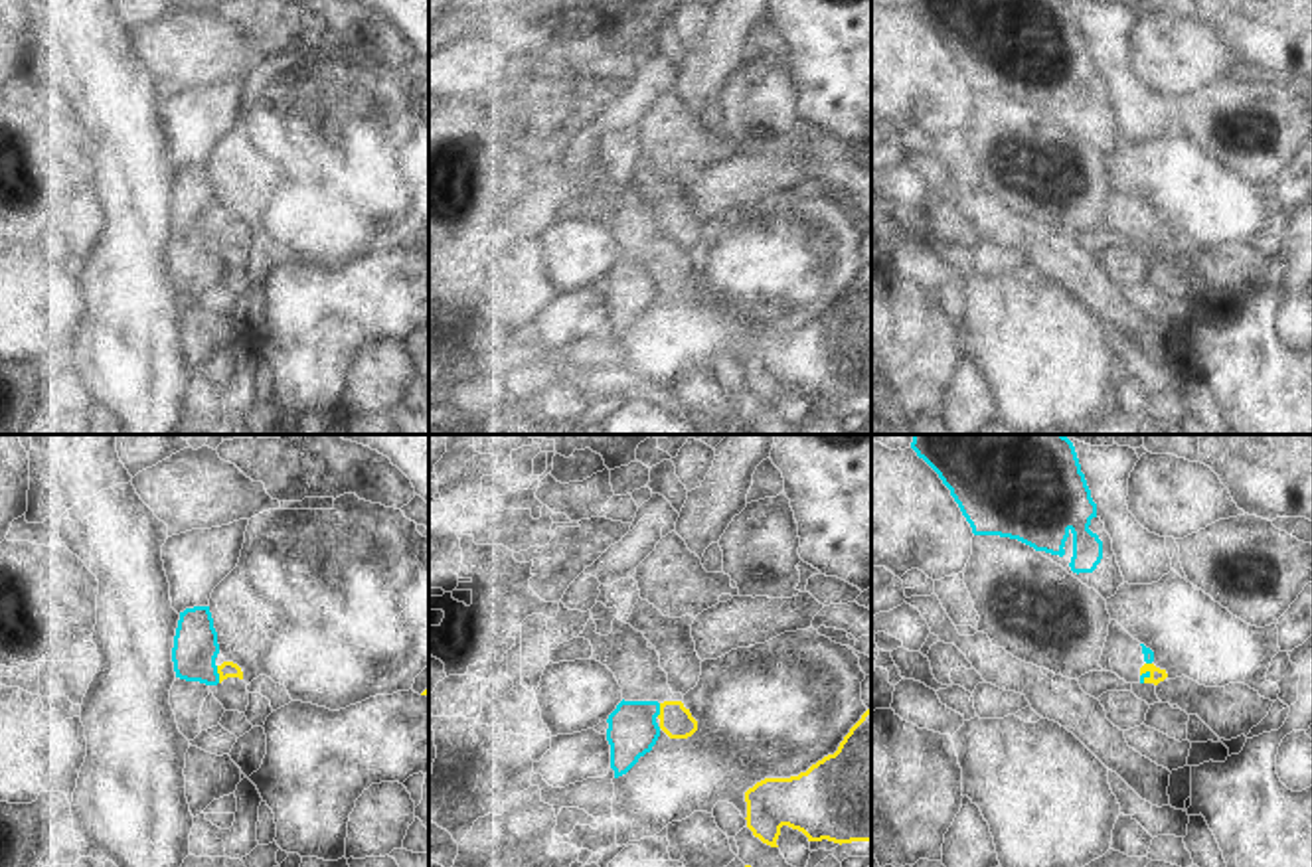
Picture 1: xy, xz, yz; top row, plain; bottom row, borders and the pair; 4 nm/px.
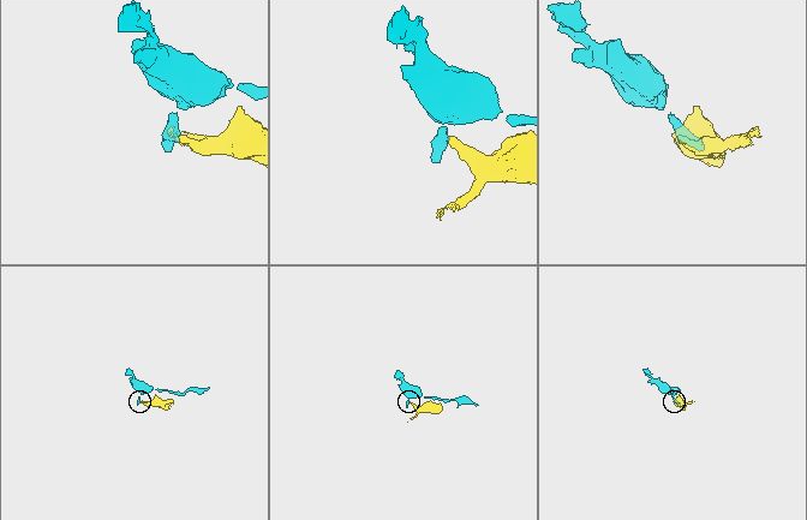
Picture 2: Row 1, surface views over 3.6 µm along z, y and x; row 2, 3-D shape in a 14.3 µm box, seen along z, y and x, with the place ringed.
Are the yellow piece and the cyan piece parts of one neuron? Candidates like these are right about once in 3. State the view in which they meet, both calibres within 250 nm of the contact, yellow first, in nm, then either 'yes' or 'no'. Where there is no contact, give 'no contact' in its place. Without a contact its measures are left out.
xy | 70/180 nm | no

